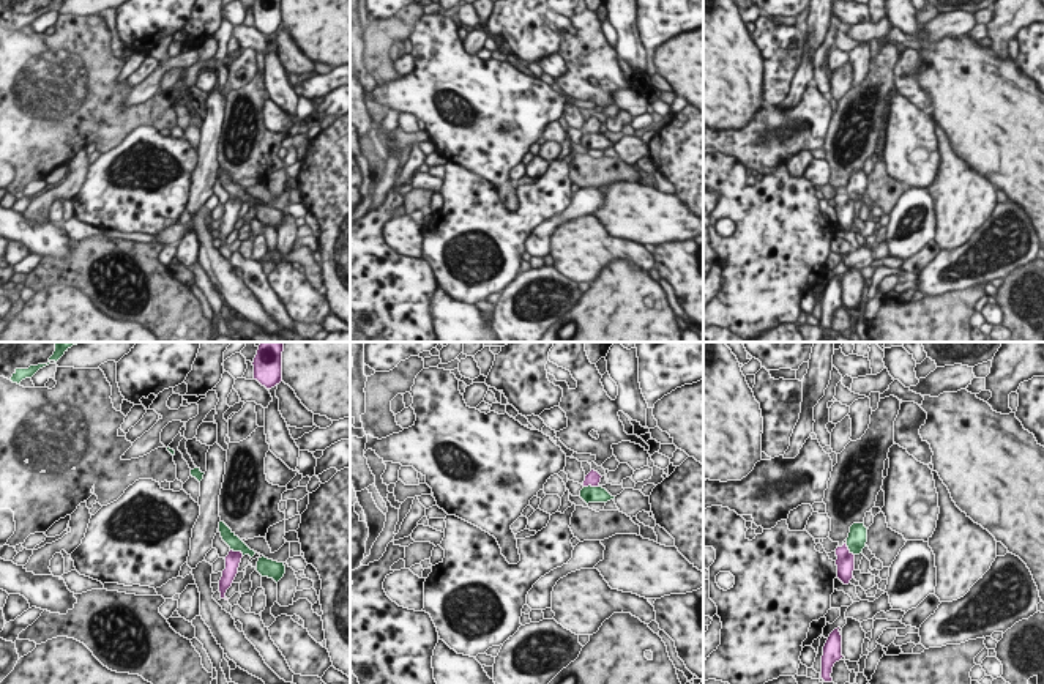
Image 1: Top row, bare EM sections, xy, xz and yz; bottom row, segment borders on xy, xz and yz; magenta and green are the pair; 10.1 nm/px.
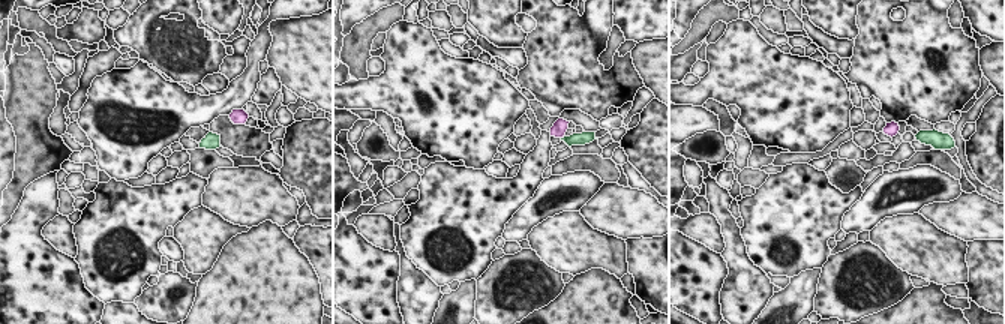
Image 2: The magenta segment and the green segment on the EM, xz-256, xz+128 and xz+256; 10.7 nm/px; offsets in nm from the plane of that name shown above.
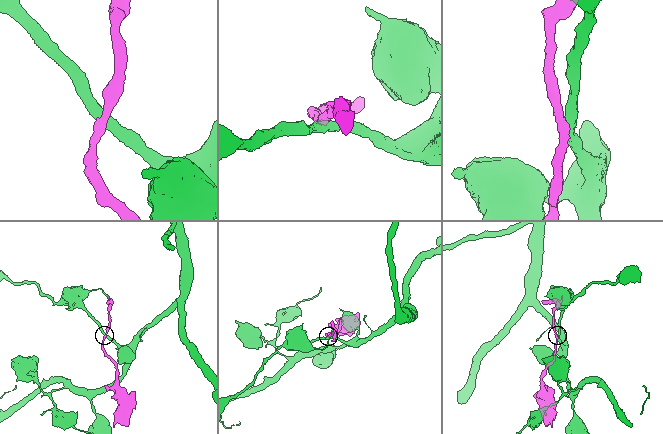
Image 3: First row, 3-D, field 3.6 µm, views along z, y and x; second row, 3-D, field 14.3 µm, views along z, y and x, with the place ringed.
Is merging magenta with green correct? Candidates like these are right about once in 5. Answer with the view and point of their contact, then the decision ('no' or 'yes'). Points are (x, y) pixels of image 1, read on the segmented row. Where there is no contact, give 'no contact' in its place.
xz (592, 486) | no

